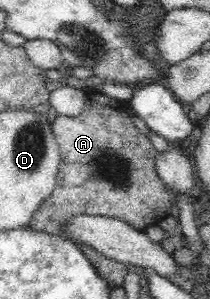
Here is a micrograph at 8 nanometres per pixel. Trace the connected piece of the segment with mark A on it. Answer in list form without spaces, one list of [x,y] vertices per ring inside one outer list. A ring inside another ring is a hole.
[[[89,90],[86,92],[85,110],[81,114],[75,118],[53,115],[52,119],[52,133],[60,150],[60,165],[53,191],[43,200],[42,206],[33,212],[29,228],[62,237],[59,231],[61,220],[89,214],[119,218],[134,229],[145,231],[147,227],[157,225],[170,215],[170,196],[155,168],[158,152],[145,131],[132,121],[124,102]]]

